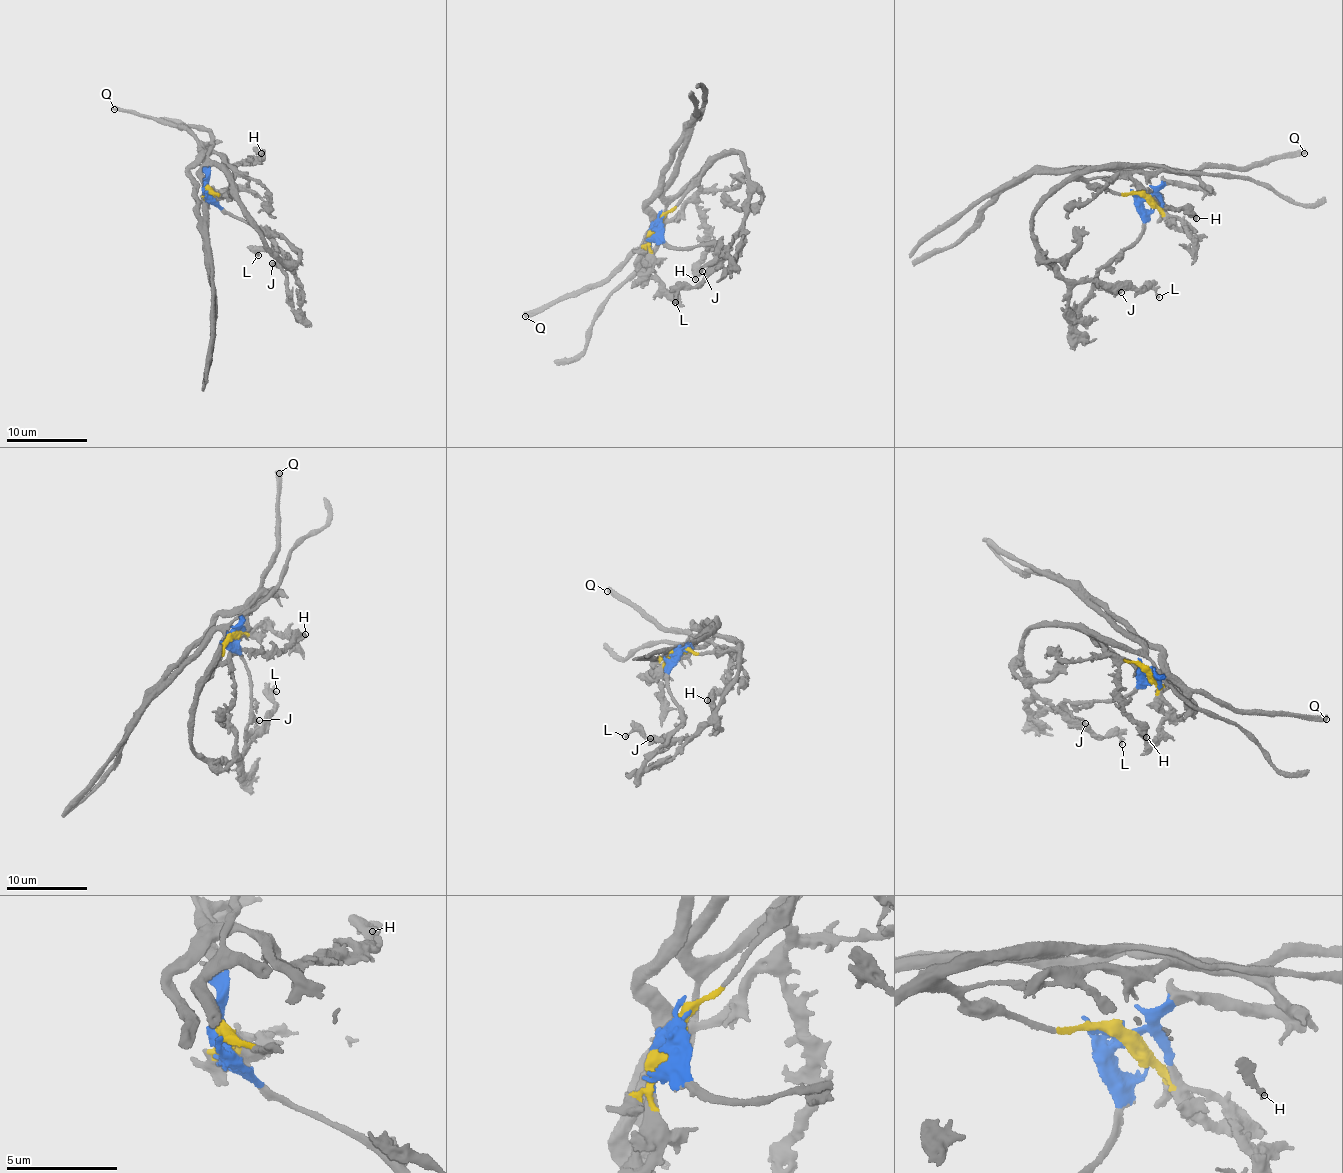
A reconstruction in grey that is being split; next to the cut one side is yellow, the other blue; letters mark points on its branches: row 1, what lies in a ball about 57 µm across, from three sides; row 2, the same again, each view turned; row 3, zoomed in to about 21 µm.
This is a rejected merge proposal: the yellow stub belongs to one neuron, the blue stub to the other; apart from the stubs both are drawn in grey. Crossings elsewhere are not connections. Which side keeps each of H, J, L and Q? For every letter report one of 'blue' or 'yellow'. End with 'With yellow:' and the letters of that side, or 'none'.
H: blue
J: blue
L: yellow
Q: blue
With yellow: L

